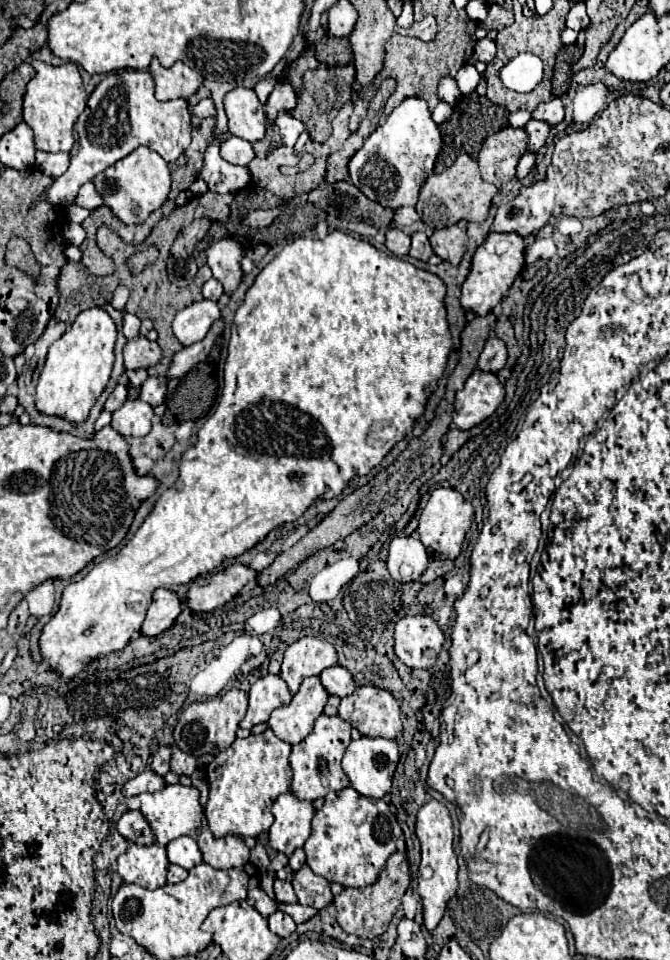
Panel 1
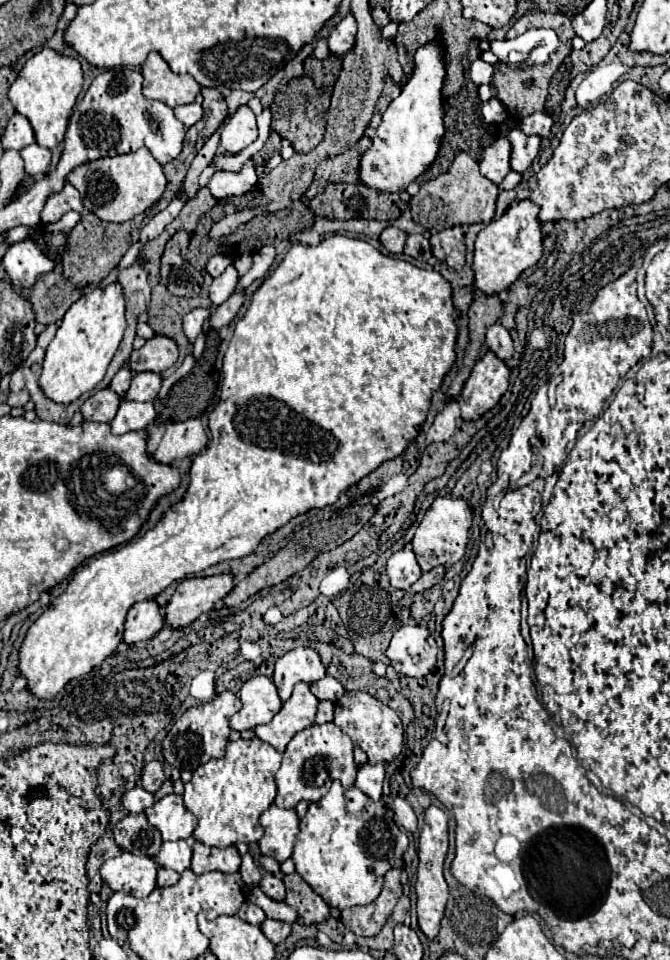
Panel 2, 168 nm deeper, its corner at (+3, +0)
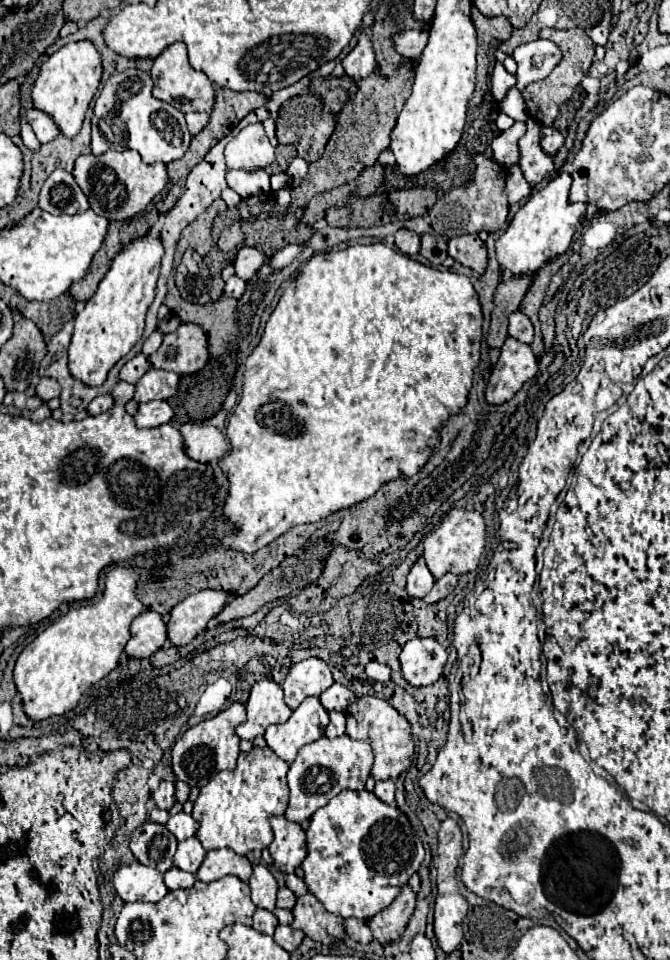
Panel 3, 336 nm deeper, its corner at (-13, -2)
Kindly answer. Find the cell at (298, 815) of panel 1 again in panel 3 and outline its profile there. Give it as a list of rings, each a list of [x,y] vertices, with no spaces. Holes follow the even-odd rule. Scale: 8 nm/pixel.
[[[270,817],[270,827],[274,833],[274,841],[268,851],[274,859],[274,869],[280,873],[294,873],[294,869],[306,857],[306,835],[302,827],[286,817]]]

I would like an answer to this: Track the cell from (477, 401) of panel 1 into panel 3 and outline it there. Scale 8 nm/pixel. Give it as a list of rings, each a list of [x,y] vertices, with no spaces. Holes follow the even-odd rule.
[[[508,337],[502,345],[498,363],[486,385],[486,401],[492,405],[506,403],[536,373],[538,373],[538,359],[532,347],[514,337]]]

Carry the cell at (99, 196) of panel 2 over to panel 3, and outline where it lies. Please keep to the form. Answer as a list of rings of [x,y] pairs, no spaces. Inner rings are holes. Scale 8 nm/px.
[[[106,151],[102,155],[80,155],[74,161],[72,171],[78,187],[90,201],[90,209],[96,215],[108,217],[110,221],[130,219],[146,209],[154,195],[158,195],[166,187],[166,165],[146,165],[136,151]]]

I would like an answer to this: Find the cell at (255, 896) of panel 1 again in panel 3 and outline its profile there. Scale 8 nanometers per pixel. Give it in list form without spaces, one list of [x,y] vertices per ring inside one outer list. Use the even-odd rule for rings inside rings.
[[[256,909],[252,927],[254,927],[258,933],[274,935],[276,925],[278,925],[278,919],[276,919],[276,915],[274,915],[274,913],[270,913],[270,911],[266,911],[266,909]]]

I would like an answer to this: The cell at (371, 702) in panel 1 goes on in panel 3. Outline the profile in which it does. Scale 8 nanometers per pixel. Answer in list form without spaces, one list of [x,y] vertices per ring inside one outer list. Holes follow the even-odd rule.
[[[370,695],[356,699],[346,709],[346,735],[350,739],[362,739],[370,743],[372,753],[374,753],[374,765],[372,765],[370,775],[376,781],[396,779],[402,771],[406,771],[412,765],[414,741],[410,735],[410,723],[384,699],[370,697]]]

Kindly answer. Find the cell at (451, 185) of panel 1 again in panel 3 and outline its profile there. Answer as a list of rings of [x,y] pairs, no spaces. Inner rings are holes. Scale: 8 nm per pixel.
[[[484,155],[476,157],[476,177],[466,187],[454,187],[444,197],[436,201],[436,205],[430,209],[430,225],[432,229],[446,237],[460,237],[466,233],[494,233],[504,231],[508,227],[508,199],[504,193],[504,181],[506,181],[506,169],[498,165],[494,159],[488,159]]]

